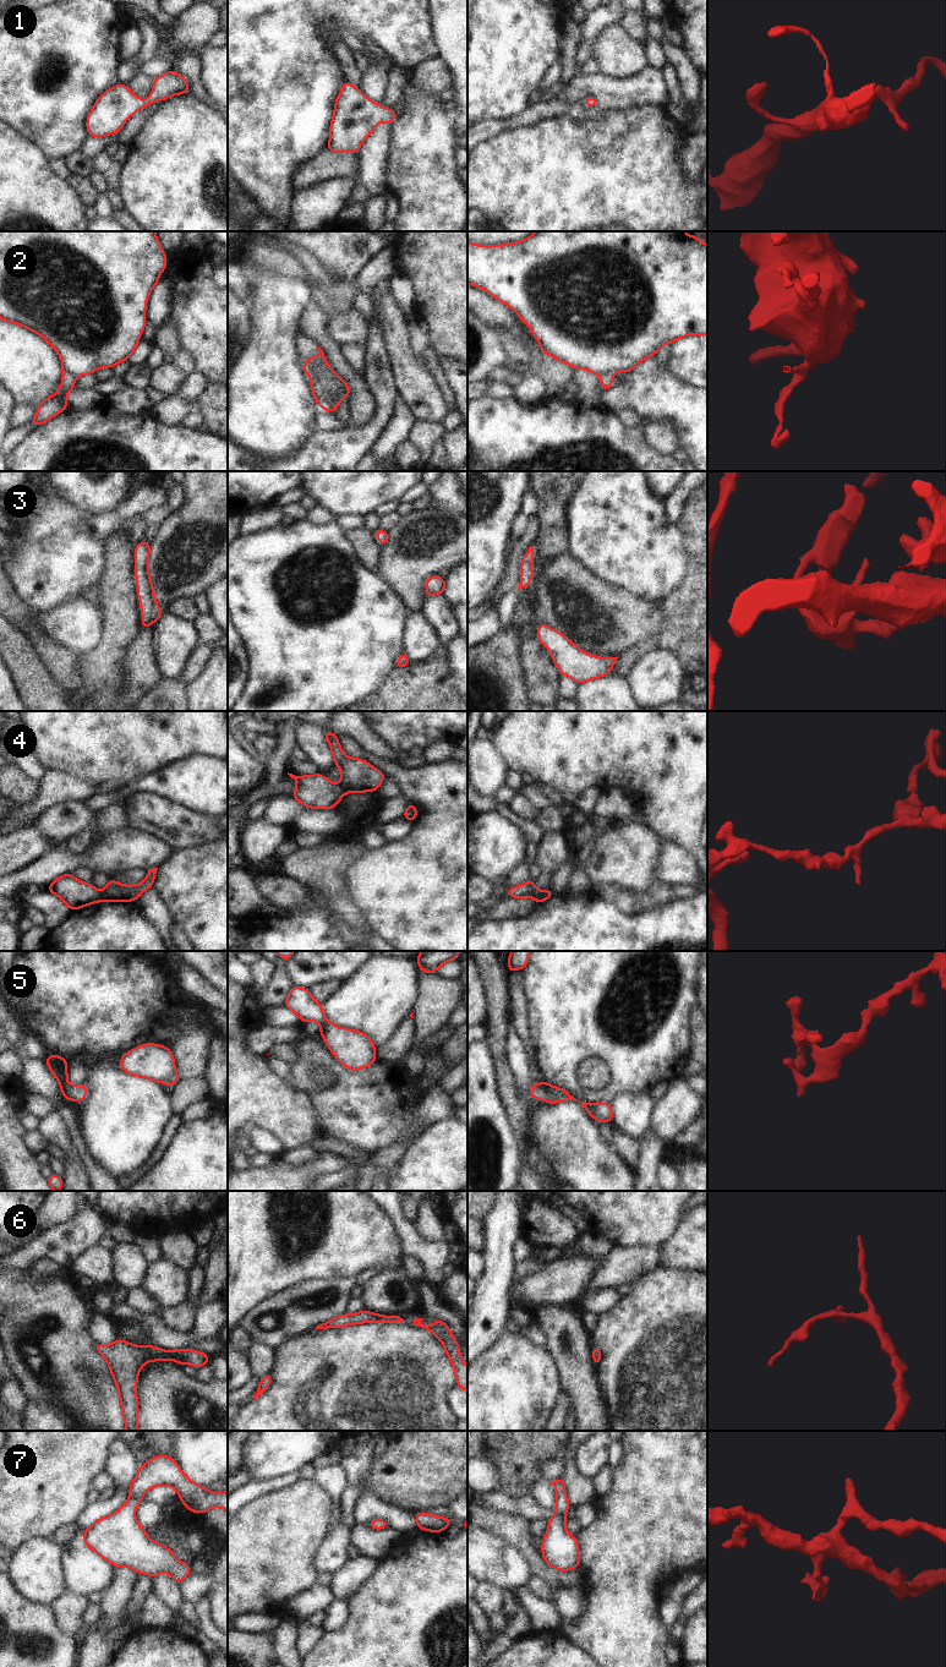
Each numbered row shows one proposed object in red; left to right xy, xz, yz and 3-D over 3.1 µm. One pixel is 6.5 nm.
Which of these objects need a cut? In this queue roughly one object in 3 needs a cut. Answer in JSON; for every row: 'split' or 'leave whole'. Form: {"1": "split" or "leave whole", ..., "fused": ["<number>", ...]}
{"1": "leave whole", "2": "split", "3": "leave whole", "4": "split", "5": "leave whole", "6": "leave whole", "7": "leave whole", "fused": ["2", "4"]}

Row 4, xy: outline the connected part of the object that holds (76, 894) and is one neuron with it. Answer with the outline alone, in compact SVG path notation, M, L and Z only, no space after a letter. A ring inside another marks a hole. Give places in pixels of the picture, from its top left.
M72 874L59 876L47 890L60 897L69 906L70 911L91 906L100 901L102 897L102 892L92 884L80 881Z

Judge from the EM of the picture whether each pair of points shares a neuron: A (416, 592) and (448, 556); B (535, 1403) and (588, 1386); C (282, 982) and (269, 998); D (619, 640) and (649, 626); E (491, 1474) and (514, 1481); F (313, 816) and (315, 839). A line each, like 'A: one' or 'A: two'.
A: one
B: two
C: one
D: one
E: two
F: two

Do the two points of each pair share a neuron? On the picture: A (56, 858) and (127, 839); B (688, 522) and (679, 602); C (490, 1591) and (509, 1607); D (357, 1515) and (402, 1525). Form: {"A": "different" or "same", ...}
{"A": "same", "B": "same", "C": "different", "D": "same"}

